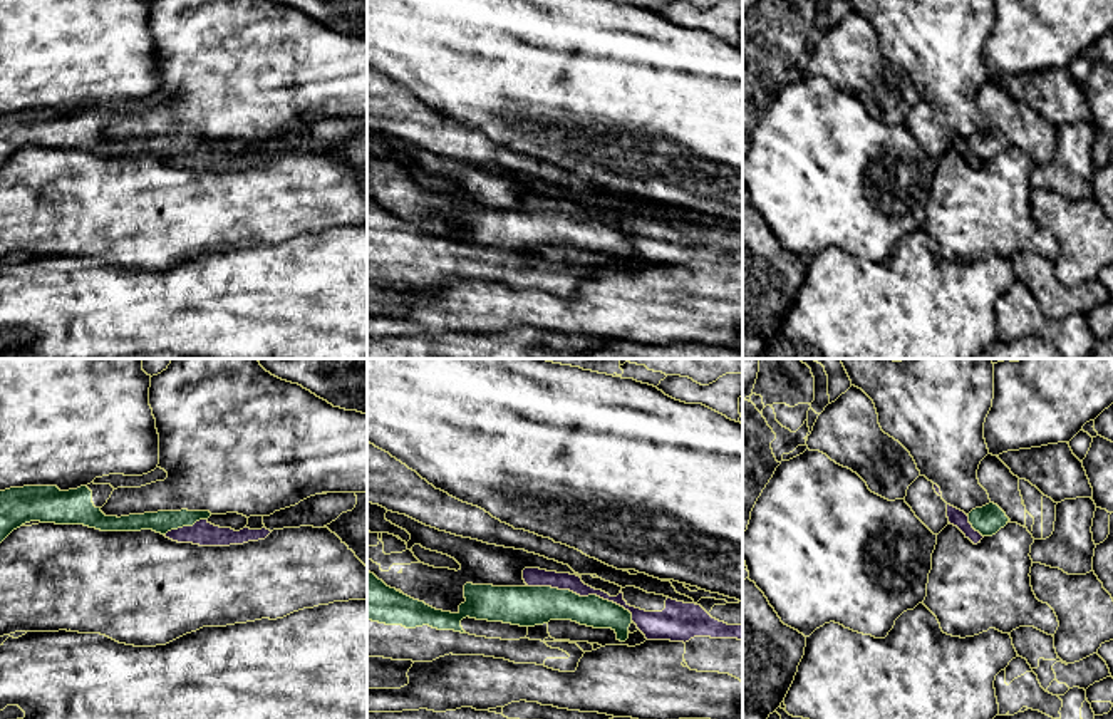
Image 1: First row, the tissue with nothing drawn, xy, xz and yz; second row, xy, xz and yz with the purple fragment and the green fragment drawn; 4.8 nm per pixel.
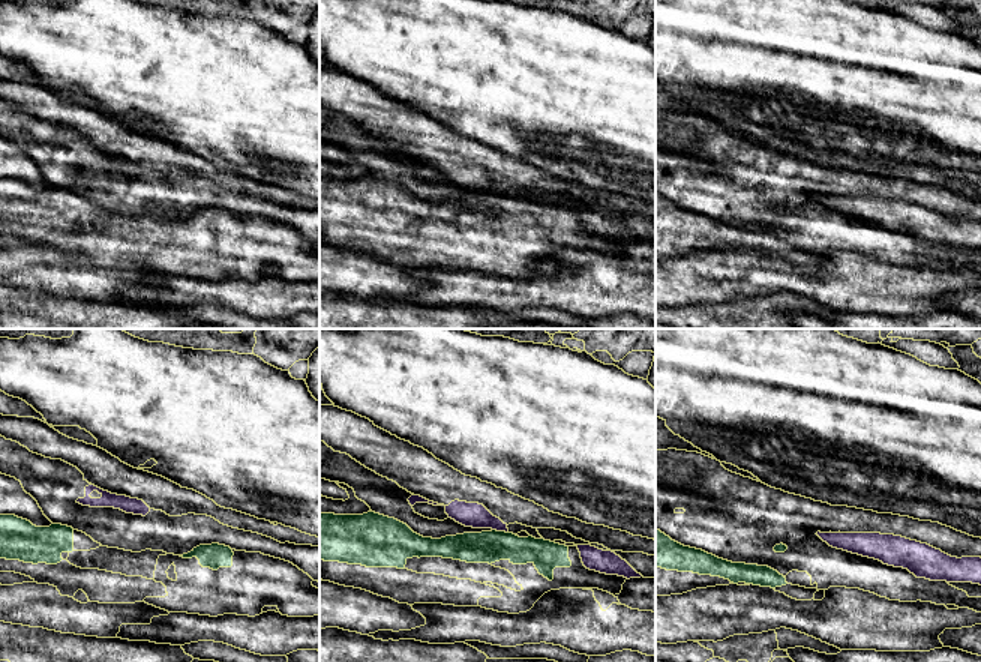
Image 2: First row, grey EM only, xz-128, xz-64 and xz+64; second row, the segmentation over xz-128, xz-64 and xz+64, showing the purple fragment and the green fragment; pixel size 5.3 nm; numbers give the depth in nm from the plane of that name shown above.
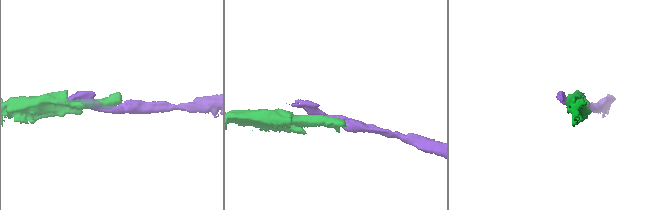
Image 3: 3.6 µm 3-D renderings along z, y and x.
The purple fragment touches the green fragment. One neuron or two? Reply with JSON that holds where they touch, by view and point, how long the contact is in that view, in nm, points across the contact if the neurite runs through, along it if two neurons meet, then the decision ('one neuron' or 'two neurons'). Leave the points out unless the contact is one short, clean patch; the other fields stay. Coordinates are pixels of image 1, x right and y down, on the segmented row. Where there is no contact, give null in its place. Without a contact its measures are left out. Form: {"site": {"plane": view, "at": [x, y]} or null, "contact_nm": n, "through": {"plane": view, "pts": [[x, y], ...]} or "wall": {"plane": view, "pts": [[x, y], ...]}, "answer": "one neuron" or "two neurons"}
{"site": {"plane": "xz", "at": [584, 595]}, "contact_nm": 550, "answer": "two neurons"}

